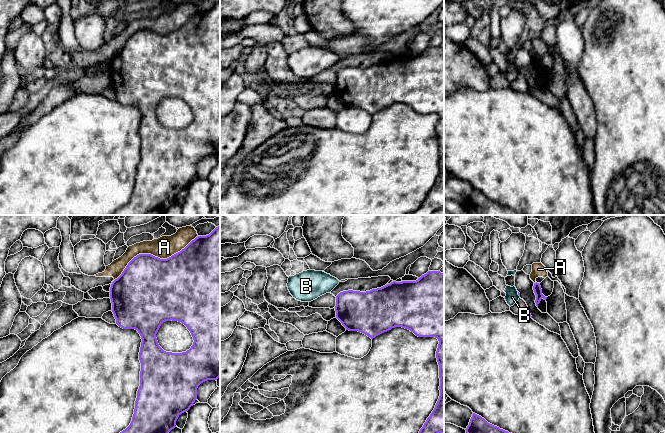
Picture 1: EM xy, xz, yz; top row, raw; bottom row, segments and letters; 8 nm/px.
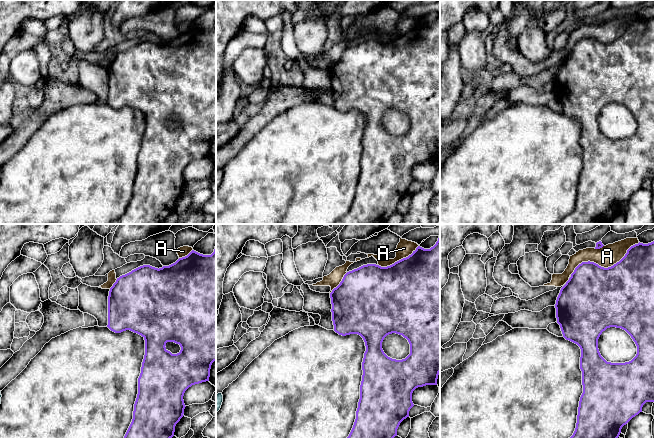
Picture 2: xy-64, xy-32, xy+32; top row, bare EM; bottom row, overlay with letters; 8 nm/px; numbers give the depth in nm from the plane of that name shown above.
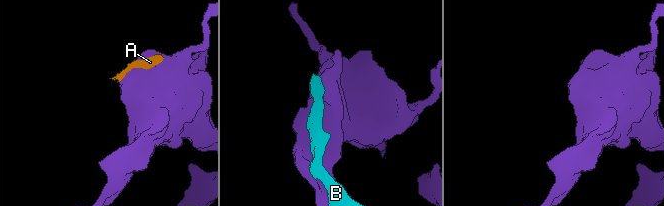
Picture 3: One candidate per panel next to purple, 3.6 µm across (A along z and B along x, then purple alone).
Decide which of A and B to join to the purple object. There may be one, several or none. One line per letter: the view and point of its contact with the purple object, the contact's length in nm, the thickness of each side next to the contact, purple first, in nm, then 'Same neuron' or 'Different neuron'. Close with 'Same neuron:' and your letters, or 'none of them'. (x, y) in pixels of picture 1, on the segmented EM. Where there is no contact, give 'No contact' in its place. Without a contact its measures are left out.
A: Touches purple at xy (152, 255). Shared border 800 nm. Thickness 480 nm (purple) against 180 nm. Different neuron
B: Touches purple at yz (518, 294). Shared border 40 nm. Thickness 20 nm (purple) against 100 nm. Different neuron
Same neuron: none of them

